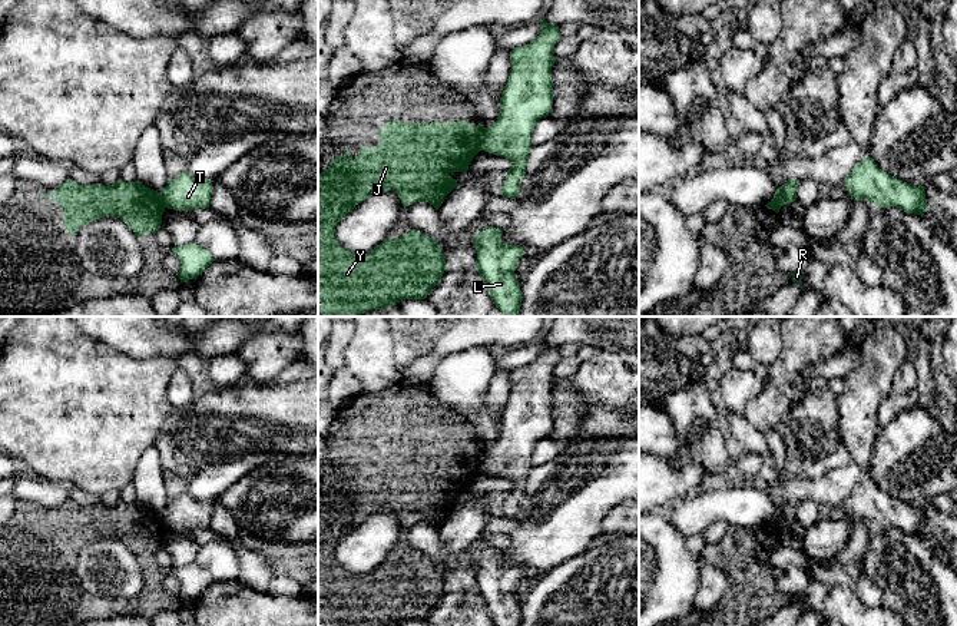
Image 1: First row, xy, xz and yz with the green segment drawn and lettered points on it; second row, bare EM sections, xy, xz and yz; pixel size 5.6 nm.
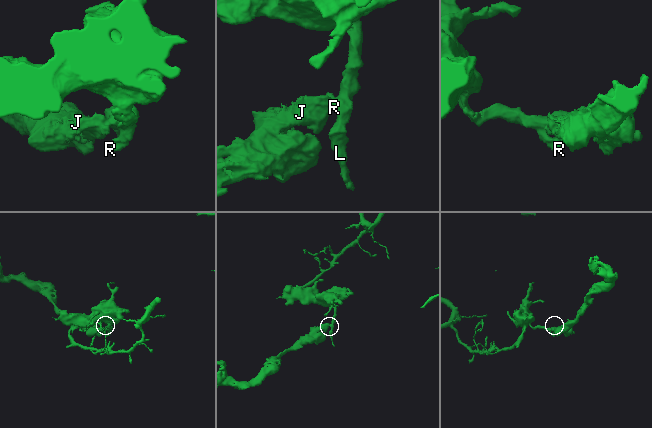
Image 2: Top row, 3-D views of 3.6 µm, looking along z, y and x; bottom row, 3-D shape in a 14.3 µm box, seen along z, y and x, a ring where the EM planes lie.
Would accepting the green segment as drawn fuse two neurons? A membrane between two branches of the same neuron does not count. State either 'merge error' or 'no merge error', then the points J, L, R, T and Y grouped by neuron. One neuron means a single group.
merge error | J Y / L R T

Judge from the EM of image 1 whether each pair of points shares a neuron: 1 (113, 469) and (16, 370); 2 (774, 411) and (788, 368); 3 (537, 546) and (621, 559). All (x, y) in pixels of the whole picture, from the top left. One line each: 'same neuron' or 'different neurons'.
1: same neuron
2: same neuron
3: different neurons

